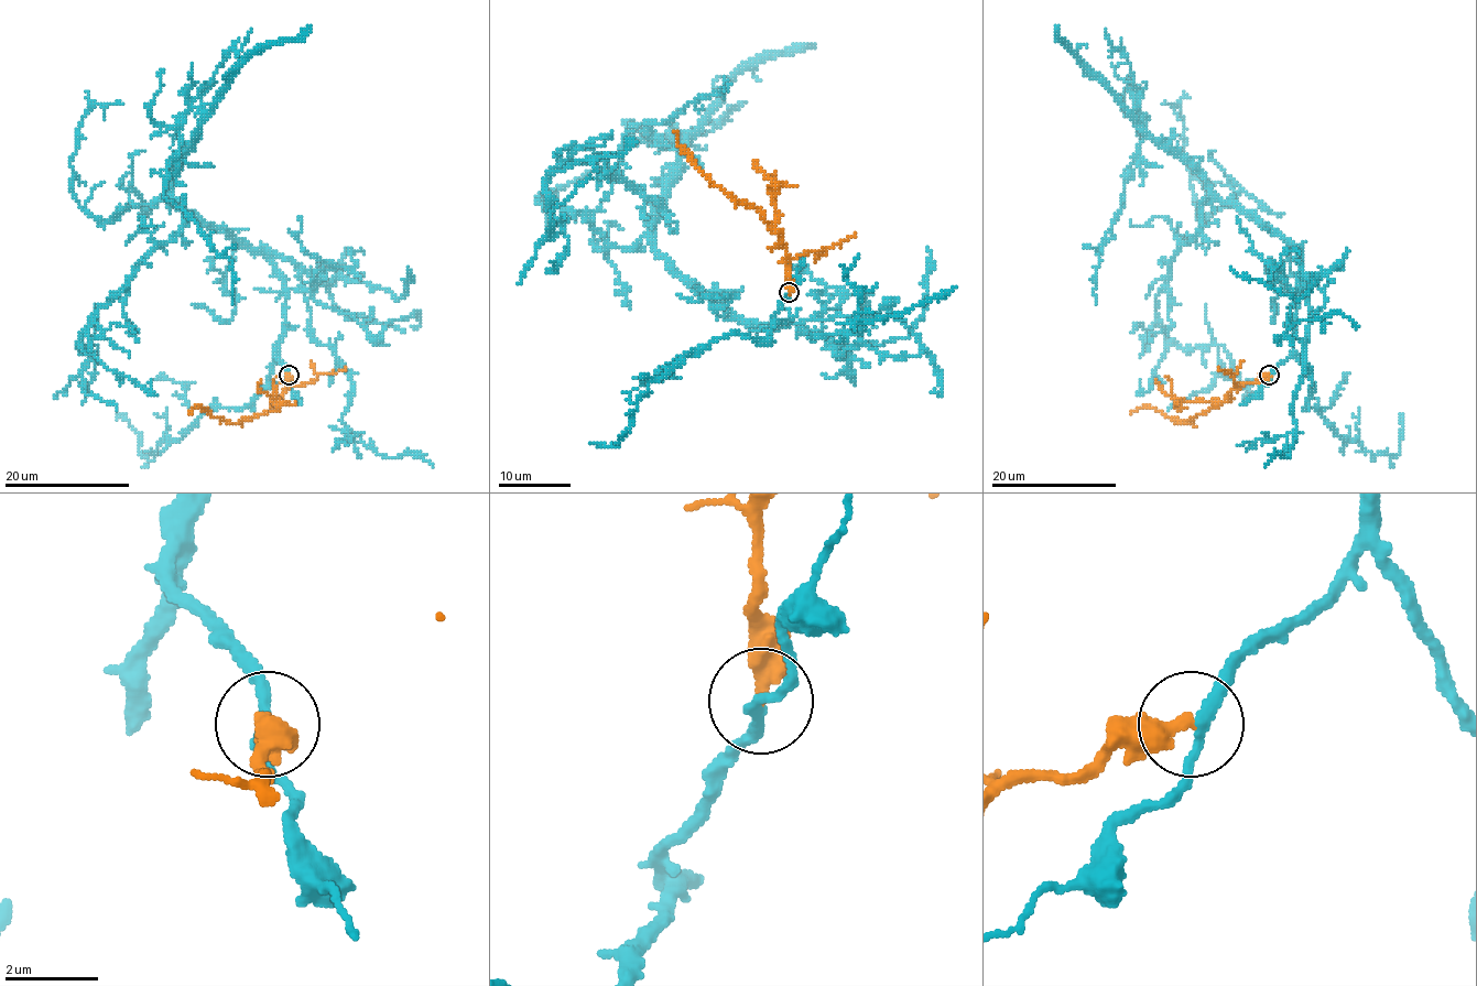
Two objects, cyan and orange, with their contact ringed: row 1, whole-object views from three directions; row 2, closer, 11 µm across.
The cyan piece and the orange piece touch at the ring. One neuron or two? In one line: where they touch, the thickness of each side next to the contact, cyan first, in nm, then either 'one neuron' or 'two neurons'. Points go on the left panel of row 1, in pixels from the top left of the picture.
place (289, 375); calibres 240 and 380 nm; one neuron

